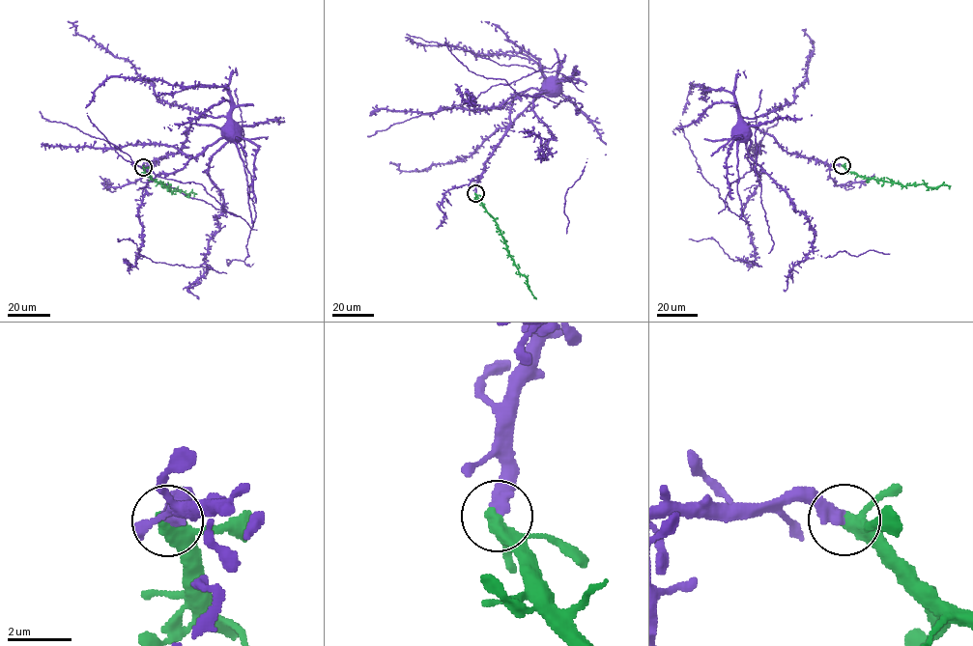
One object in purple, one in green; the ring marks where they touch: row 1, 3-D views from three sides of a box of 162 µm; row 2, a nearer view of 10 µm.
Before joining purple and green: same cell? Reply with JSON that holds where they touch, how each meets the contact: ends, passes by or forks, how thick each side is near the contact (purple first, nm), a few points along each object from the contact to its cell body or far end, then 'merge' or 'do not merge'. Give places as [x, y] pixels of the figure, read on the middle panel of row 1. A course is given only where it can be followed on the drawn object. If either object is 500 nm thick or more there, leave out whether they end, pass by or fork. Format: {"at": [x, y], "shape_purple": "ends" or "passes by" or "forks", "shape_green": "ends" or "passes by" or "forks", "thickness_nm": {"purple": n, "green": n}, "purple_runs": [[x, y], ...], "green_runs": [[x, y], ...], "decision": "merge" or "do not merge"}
{"at": [475, 193], "shape_purple": "ends", "shape_green": "passes by", "thickness_nm": {"purple": 480, "green": 400}, "purple_runs": [[475, 193], [485, 161], [510, 123], [514, 98], [530, 88], [550, 94]], "green_runs": [[475, 193], [498, 226], [509, 256], [527, 278], [533, 297]], "decision": "merge"}

